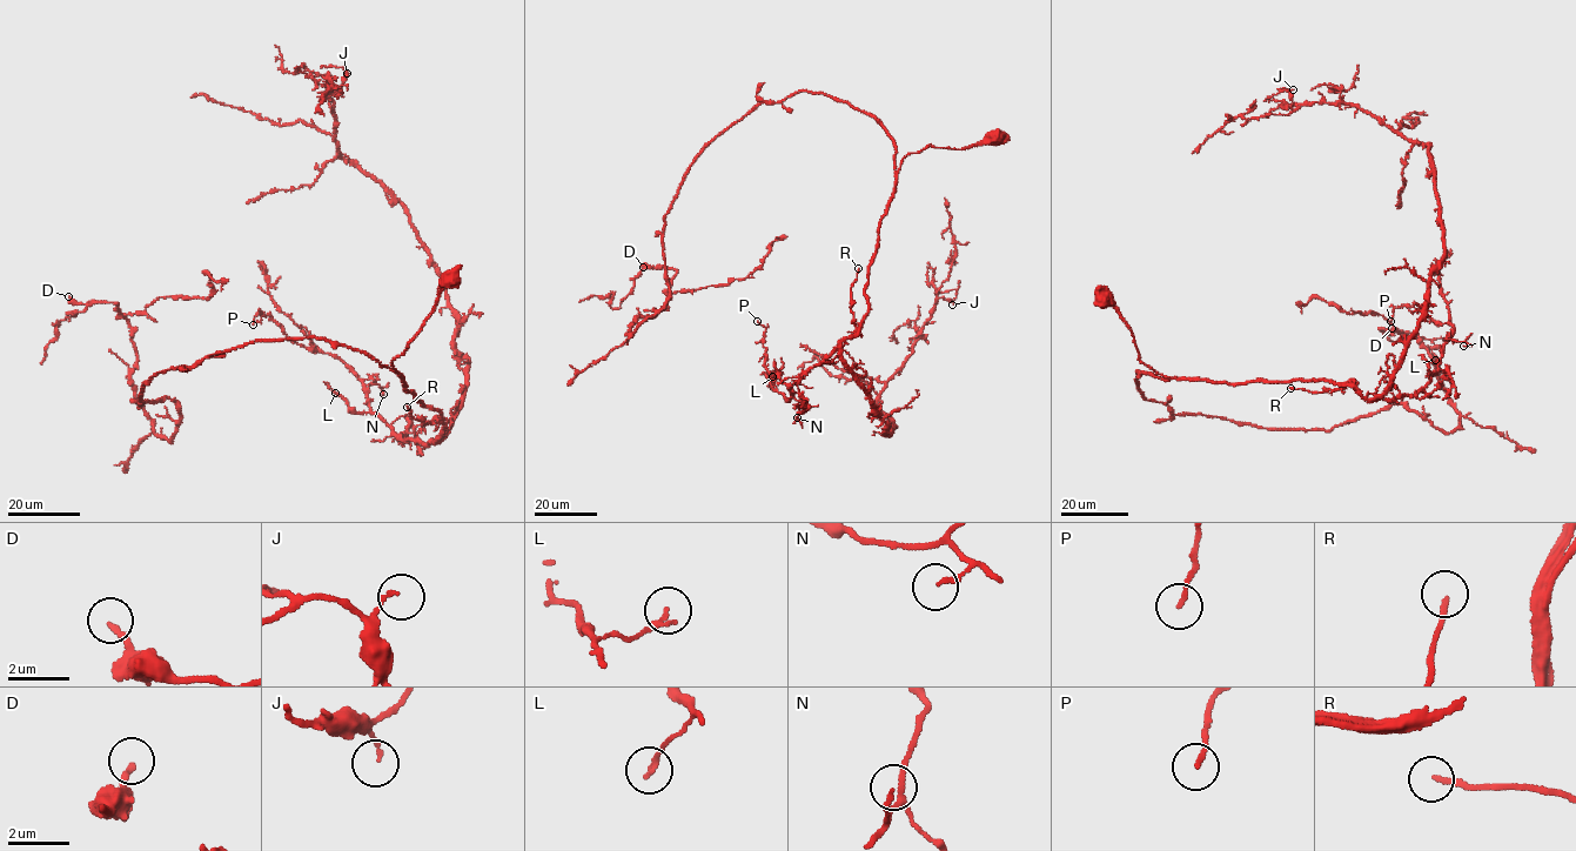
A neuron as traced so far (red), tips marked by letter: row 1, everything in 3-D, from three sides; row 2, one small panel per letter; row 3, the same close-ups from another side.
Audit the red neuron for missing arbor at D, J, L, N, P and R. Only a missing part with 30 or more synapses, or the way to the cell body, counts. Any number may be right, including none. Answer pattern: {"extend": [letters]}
{"extend": ["R"]}

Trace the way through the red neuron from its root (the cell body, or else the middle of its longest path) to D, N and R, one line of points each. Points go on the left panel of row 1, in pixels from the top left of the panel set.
D: (448, 281), (395, 370), (289, 337), (155, 374), (139, 407), (176, 402), (169, 441), (127, 320), (68, 296)
N: (448, 281), (391, 363), (442, 413), (435, 442), (397, 437), (363, 380), (375, 375), (383, 394)
R: (448, 281), (423, 326), (391, 363), (404, 377), (404, 389), (442, 413), (446, 423), (414, 419), (407, 407)

